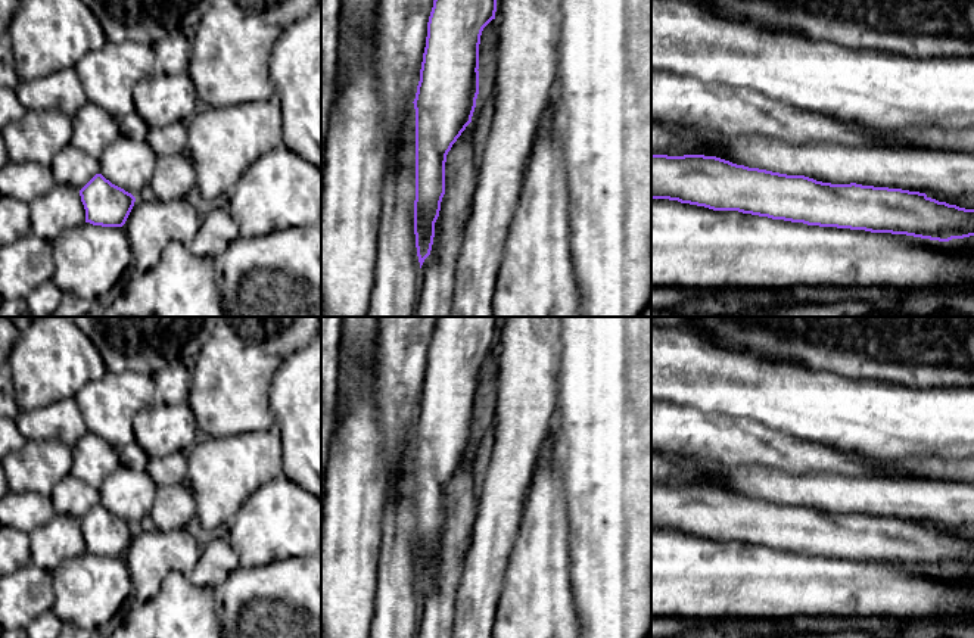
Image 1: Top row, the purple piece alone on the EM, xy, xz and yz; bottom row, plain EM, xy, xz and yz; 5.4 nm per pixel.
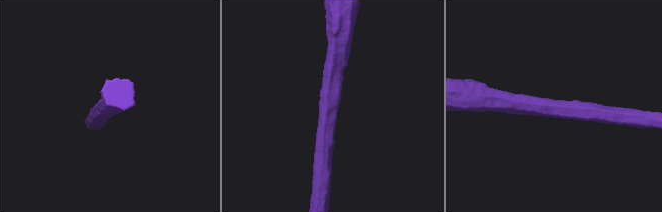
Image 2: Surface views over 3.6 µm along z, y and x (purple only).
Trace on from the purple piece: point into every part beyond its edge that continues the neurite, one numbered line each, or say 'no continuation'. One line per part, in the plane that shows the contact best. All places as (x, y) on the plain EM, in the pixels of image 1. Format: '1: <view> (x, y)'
no continuation

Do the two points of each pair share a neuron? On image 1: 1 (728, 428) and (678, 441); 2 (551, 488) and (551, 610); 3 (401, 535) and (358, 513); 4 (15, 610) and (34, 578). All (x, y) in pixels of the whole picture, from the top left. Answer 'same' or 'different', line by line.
1: same
2: same
3: different
4: same

